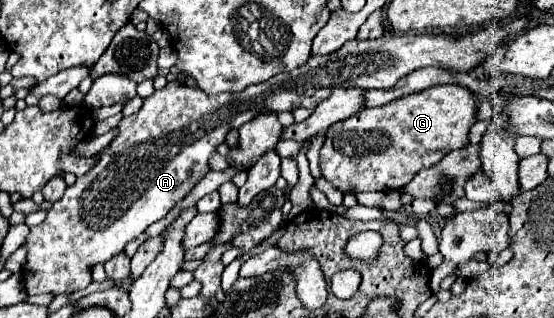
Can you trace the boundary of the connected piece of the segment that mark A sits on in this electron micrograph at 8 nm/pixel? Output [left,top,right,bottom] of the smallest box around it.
[24,16,532,296]

